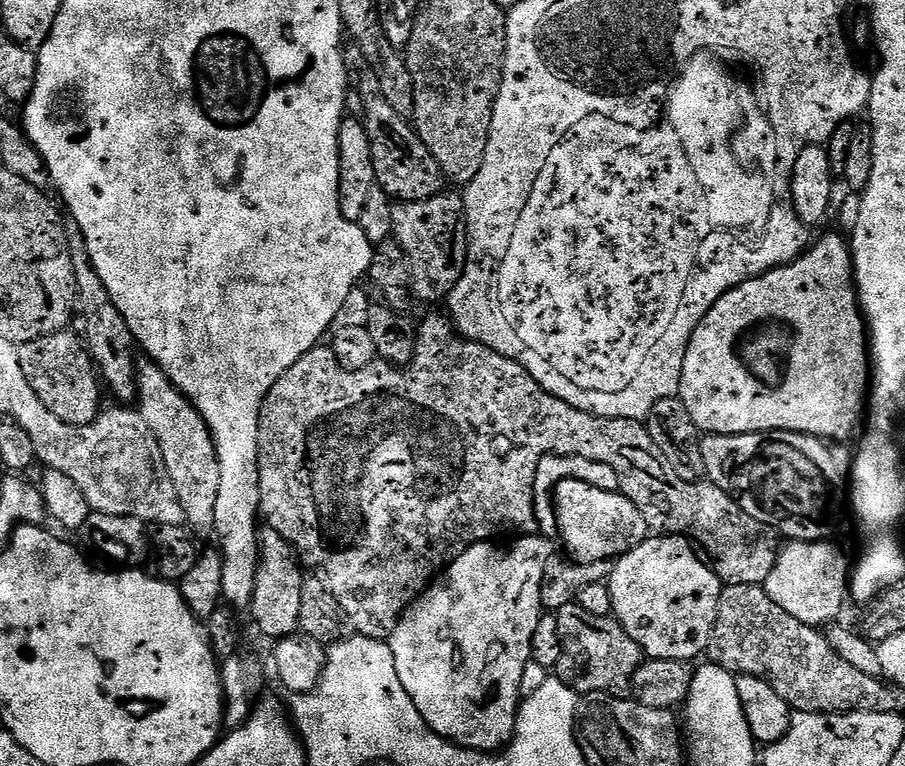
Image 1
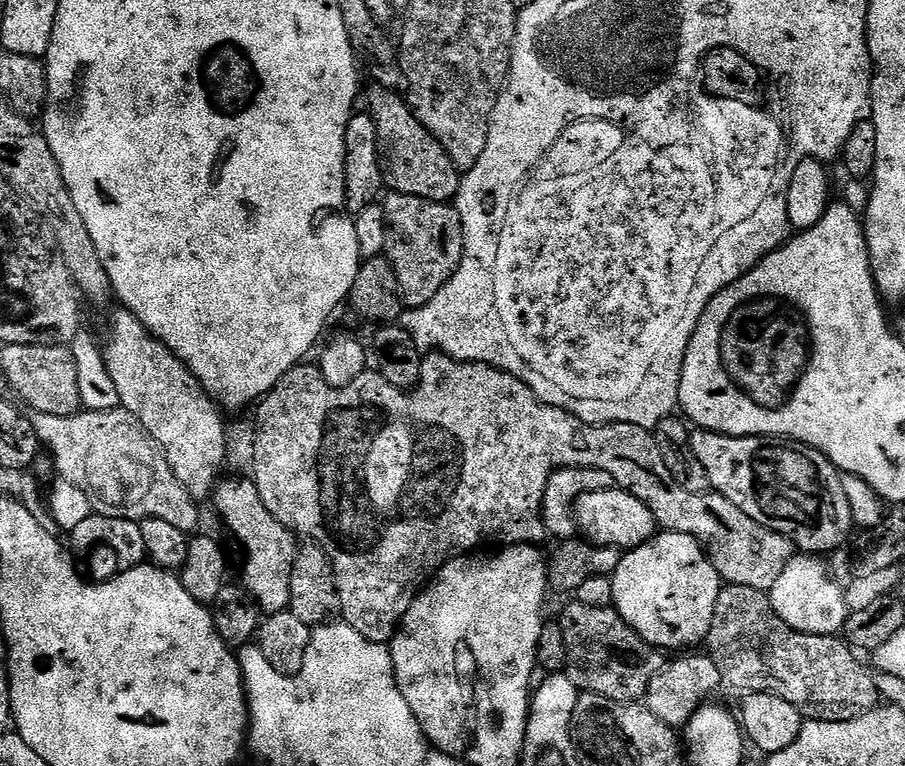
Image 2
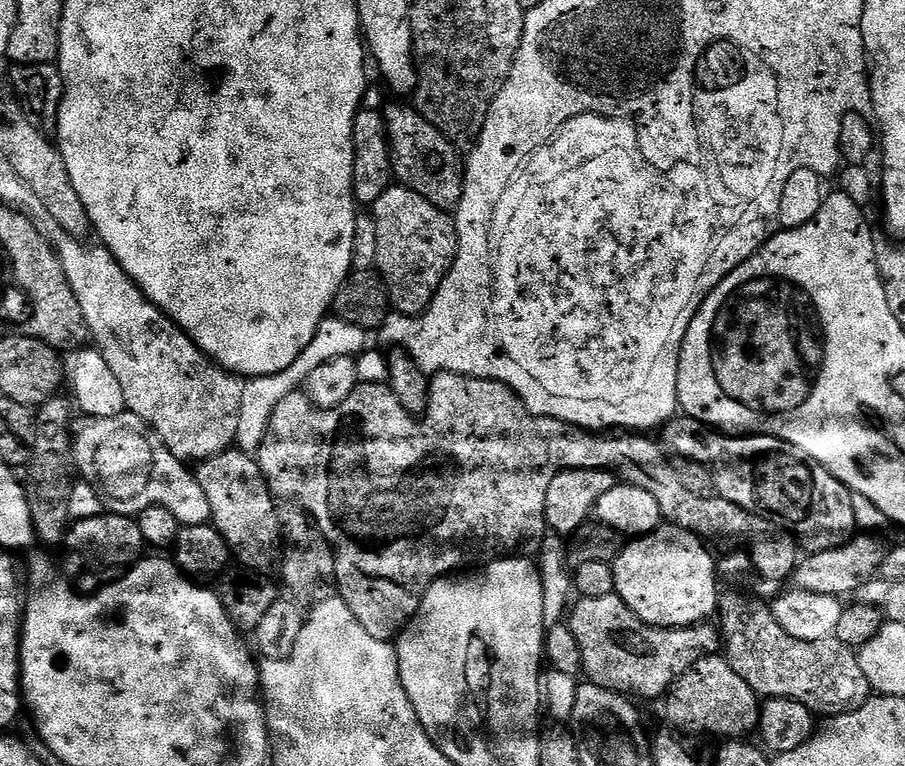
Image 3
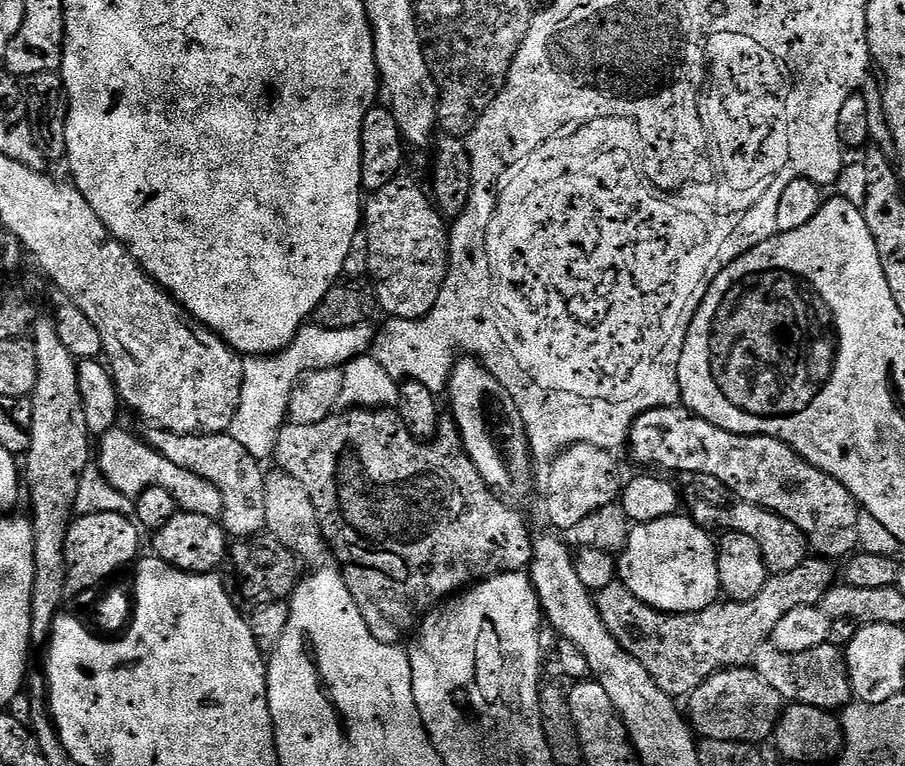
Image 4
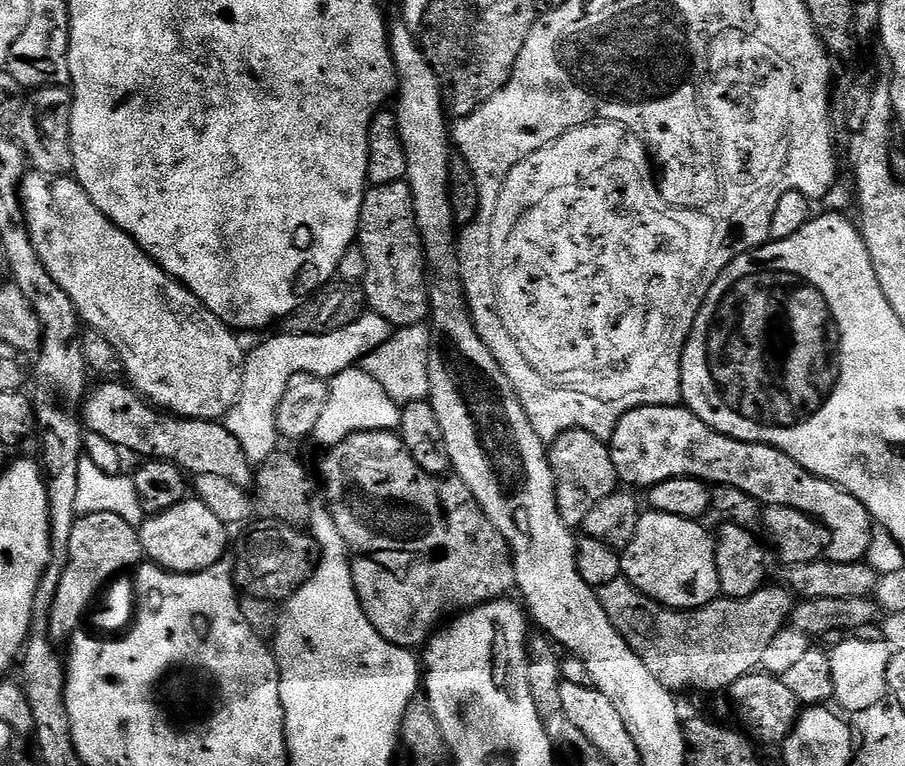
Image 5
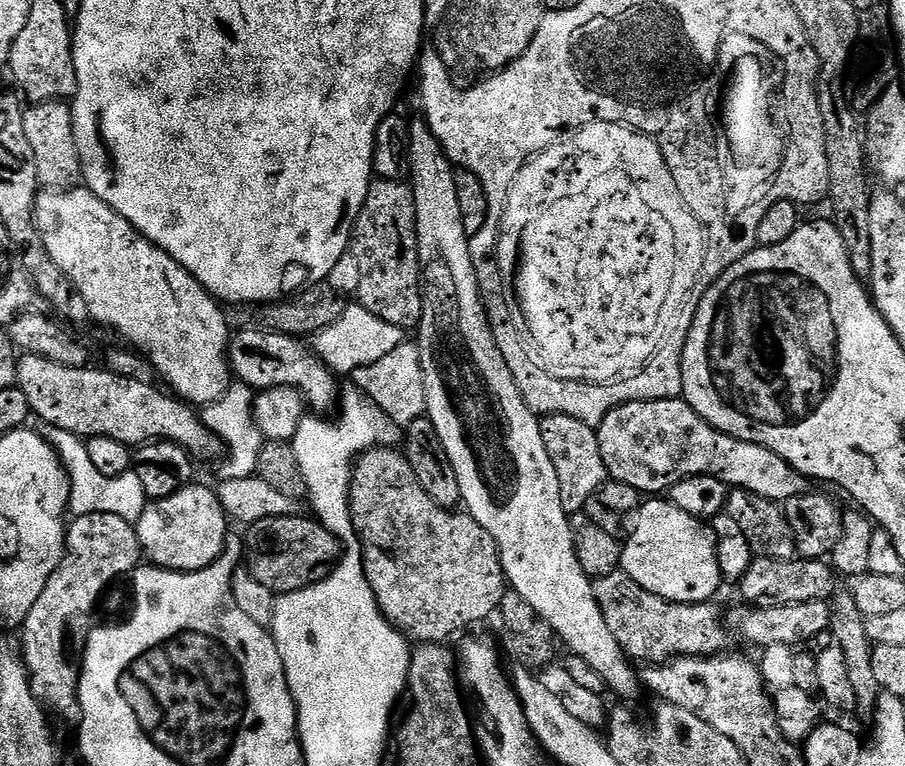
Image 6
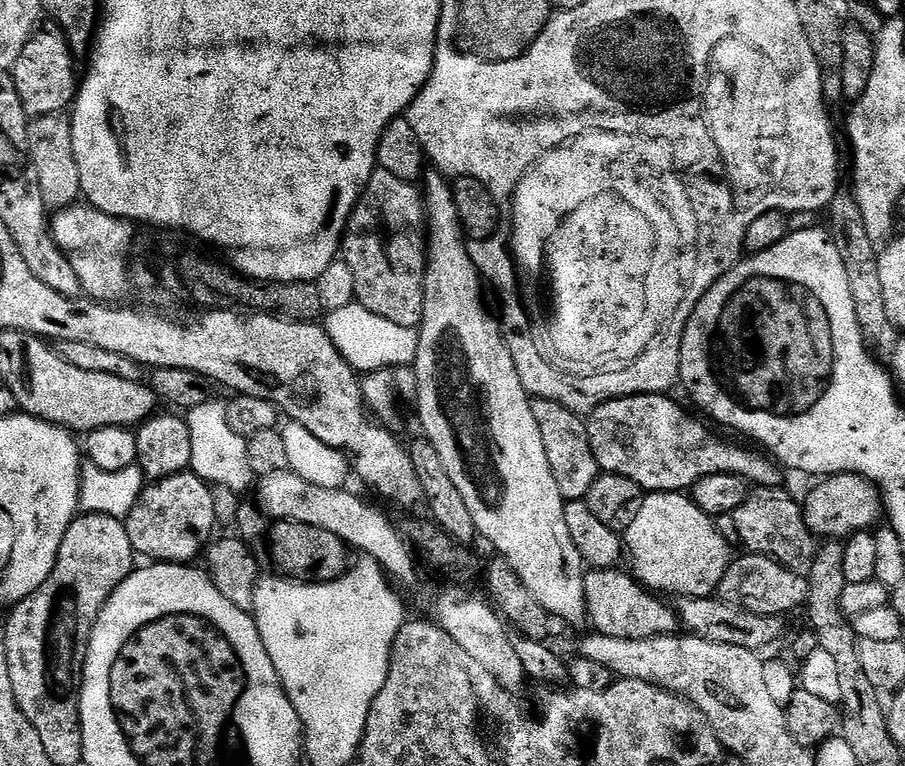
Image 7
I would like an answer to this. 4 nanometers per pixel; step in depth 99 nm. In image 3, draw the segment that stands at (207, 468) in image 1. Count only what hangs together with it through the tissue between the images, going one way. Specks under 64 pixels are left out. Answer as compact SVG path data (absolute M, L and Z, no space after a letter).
M60 234L57 237L54 249L60 258L66 282L70 282L74 298L78 298L78 306L82 306L91 343L122 386L127 411L142 418L168 447L170 454L179 460L199 462L229 451L235 445L238 434L244 380L215 364L162 309L147 300L126 270L122 270L120 263L114 259L111 250L103 246L91 248L84 244L88 242L74 236Z

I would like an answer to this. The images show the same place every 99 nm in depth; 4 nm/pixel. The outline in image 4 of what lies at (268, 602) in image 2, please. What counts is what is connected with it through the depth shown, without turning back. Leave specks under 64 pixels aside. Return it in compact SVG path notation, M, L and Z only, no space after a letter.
M155 426L147 430L148 444L154 450L158 450L162 458L170 458L174 466L182 466L182 470L190 470L190 474L206 478L206 482L213 484L222 494L224 507L222 523L229 537L255 538L265 531L265 469L260 469L263 468L261 461L251 456L239 442L234 442L230 434L213 432L198 436L183 436Z

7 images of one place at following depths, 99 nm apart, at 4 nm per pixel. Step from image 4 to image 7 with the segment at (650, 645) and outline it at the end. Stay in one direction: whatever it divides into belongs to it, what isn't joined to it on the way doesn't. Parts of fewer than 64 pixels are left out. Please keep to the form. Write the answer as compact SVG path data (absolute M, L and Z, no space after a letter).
M618 568L591 569L584 575L584 593L588 607L587 619L591 627L608 637L642 638L658 637L660 628L660 604L657 597L634 579L627 571Z

